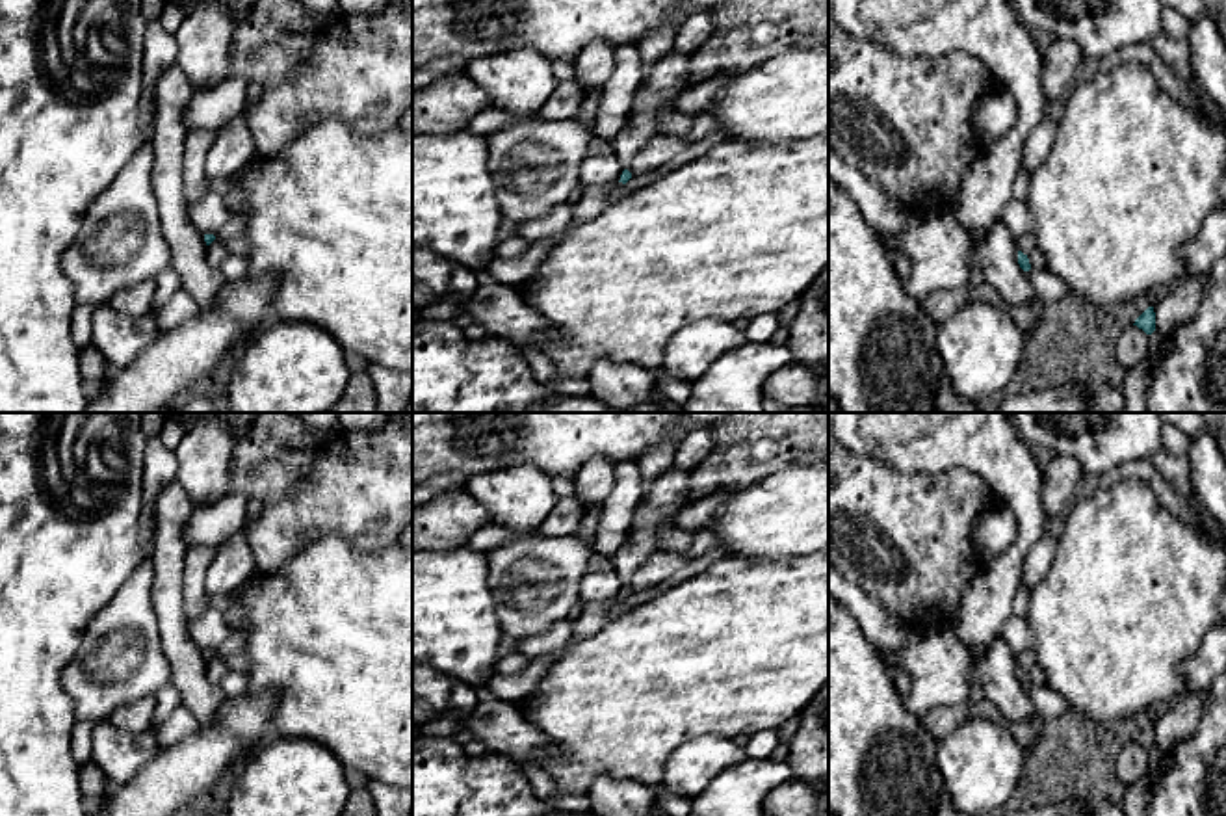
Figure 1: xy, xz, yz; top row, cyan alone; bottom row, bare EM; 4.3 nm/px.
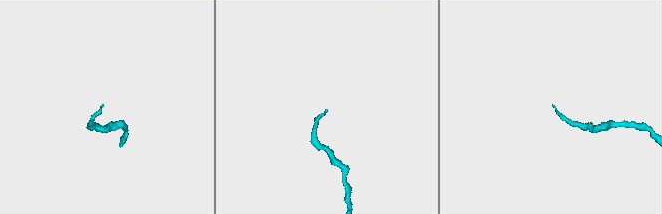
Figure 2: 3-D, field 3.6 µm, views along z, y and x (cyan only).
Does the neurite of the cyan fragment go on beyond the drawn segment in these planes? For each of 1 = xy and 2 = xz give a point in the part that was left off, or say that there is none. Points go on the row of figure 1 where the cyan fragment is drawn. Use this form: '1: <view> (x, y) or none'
1: none
2: none

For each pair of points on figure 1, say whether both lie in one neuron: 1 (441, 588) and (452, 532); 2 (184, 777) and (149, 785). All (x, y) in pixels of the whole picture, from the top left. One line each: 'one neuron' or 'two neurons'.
1: two neurons
2: one neuron

